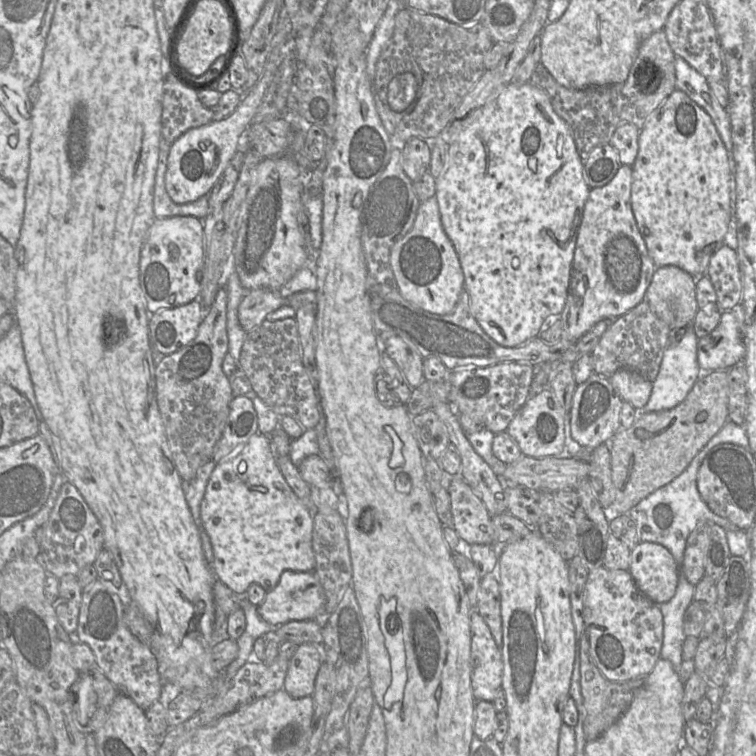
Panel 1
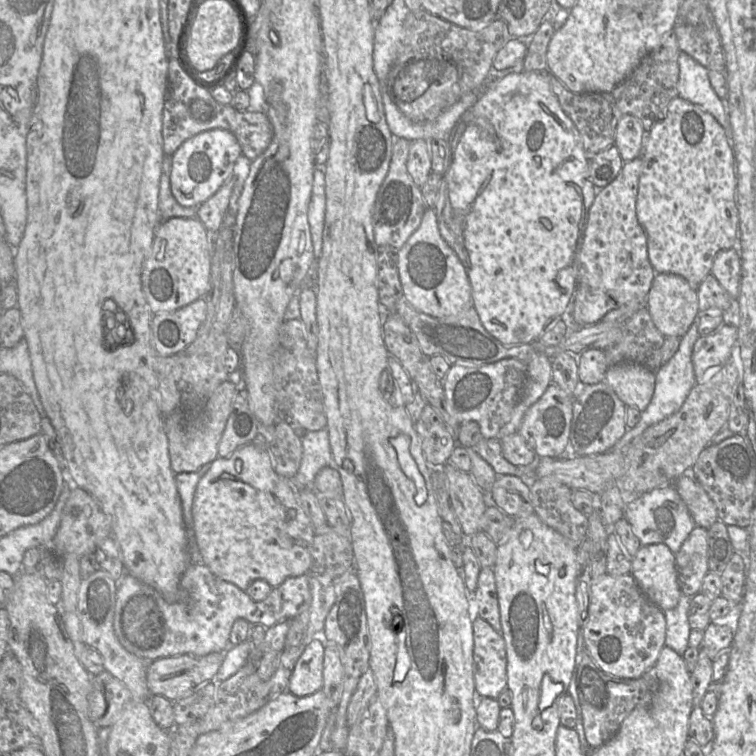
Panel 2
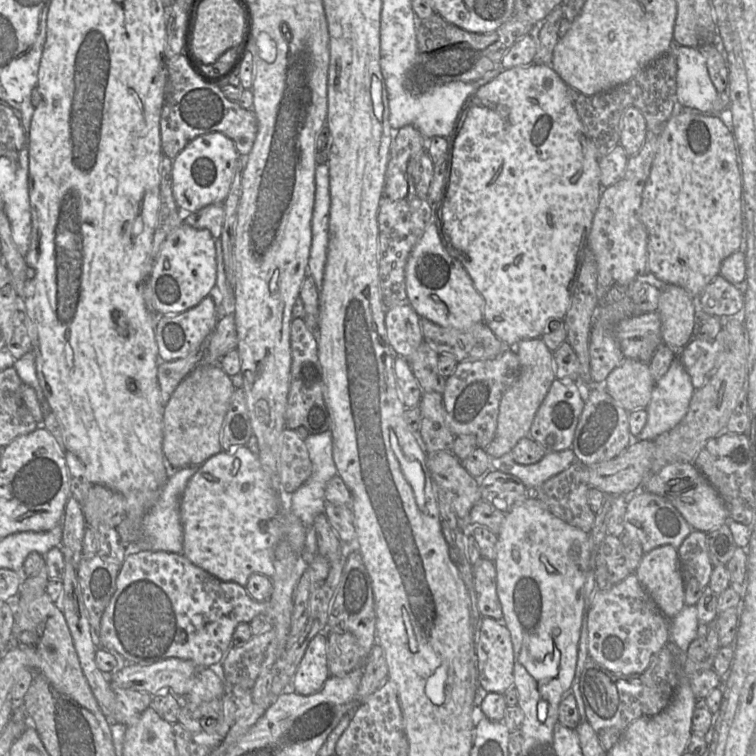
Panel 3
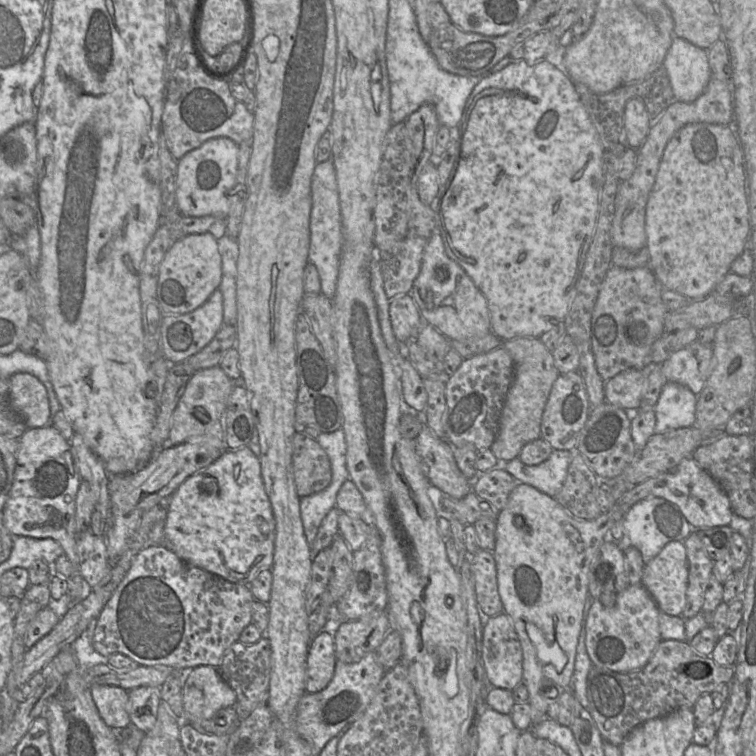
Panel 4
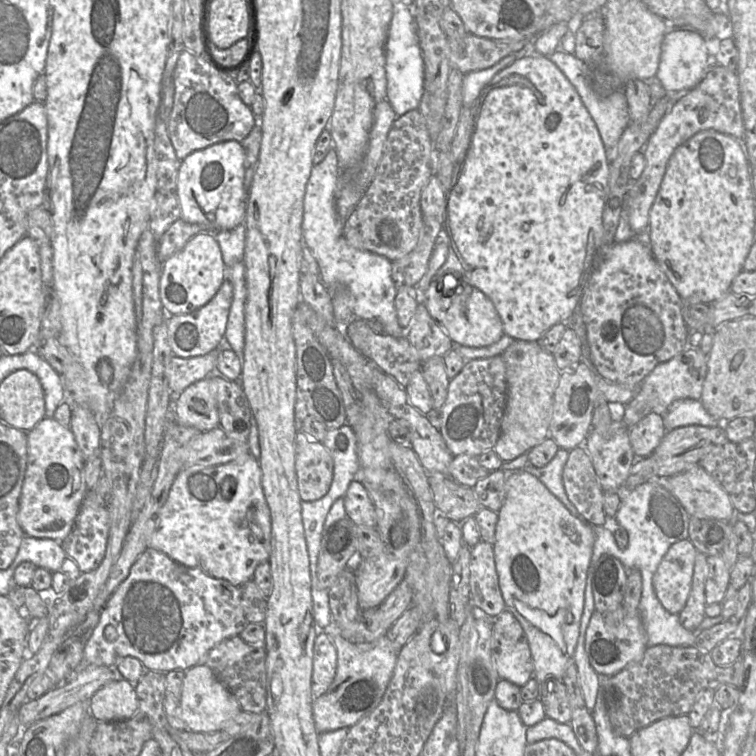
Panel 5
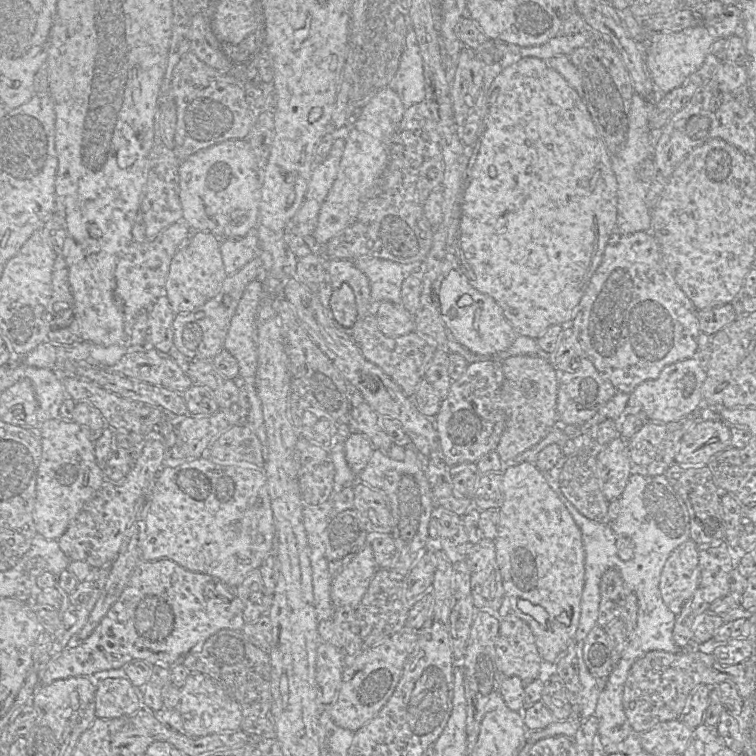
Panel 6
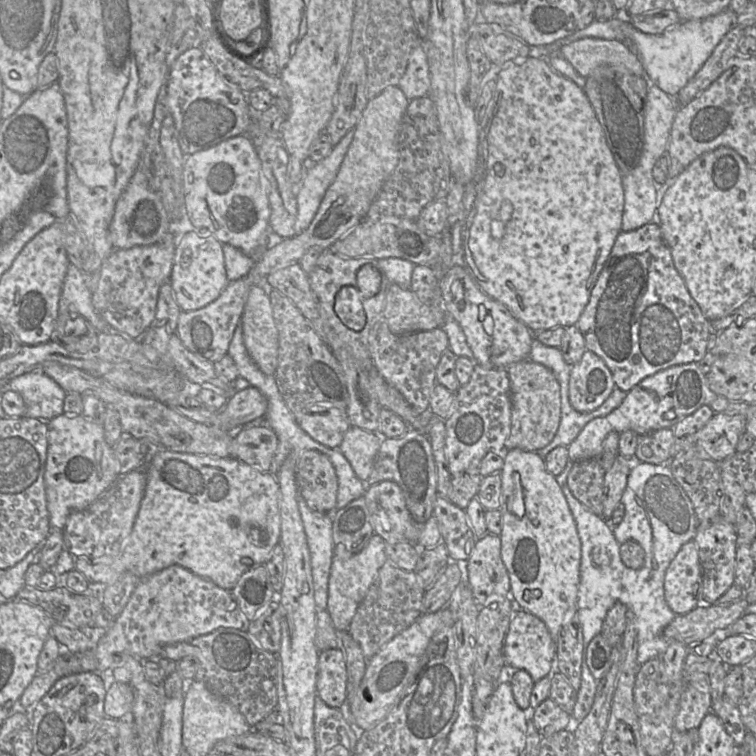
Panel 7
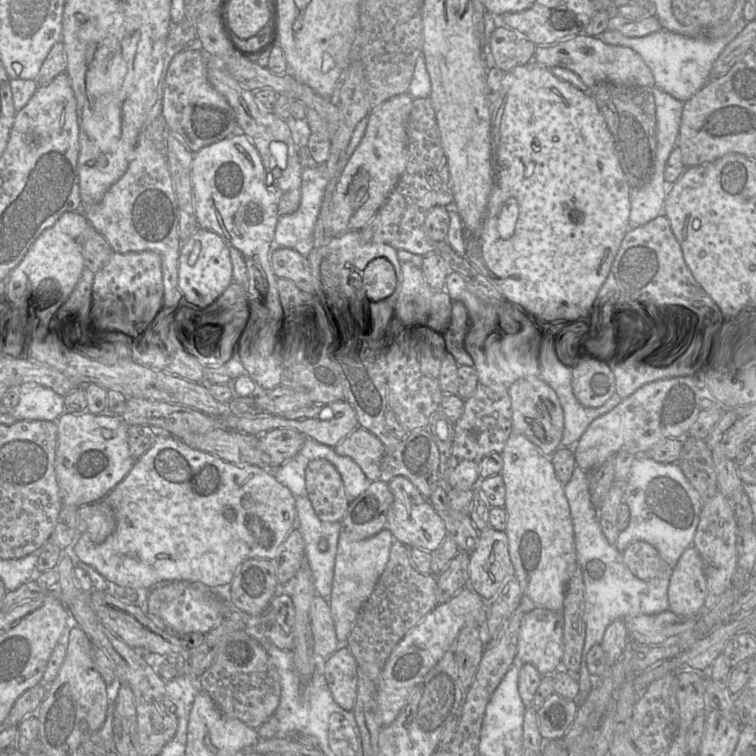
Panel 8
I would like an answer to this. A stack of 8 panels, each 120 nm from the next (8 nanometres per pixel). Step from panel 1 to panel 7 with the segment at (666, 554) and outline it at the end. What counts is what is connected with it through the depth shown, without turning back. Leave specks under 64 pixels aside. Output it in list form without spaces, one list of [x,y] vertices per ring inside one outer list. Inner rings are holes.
[[[695,542],[682,545],[669,564],[664,579],[664,595],[674,614],[684,615],[702,604],[702,575]]]

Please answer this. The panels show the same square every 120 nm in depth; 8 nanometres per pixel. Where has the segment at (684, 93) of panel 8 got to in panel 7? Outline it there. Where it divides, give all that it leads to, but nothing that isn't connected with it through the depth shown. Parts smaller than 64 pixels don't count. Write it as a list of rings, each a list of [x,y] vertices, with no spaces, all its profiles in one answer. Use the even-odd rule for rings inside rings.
[[[730,8],[705,19],[681,21],[658,34],[643,33],[634,28],[629,21],[614,17],[605,22],[594,20],[586,28],[578,29],[552,44],[531,47],[529,56],[540,58],[557,55],[562,46],[586,37],[617,40],[635,50],[650,84],[658,86],[670,97],[676,97],[679,91],[701,69],[722,38],[736,25],[737,13]]]

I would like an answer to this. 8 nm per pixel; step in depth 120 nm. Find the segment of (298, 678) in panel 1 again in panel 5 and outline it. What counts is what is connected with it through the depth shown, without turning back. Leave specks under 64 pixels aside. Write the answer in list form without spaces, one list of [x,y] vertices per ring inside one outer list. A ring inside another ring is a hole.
[[[326,632],[317,635],[314,644],[311,692],[313,699],[324,694],[337,671],[337,650]]]

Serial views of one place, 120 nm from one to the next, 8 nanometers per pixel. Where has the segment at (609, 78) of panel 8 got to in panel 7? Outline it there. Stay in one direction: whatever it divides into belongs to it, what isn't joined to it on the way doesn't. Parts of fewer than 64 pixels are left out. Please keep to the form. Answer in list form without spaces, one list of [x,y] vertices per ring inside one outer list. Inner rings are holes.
[[[581,38],[562,46],[559,55],[585,78],[600,65],[613,65],[634,75],[645,76],[645,69],[635,50],[617,40]]]

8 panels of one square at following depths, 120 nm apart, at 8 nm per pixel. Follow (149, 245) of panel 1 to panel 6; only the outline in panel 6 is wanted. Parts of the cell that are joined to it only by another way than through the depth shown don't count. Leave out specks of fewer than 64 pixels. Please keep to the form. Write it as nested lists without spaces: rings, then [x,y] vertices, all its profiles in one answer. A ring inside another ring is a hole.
[[[193,231],[171,261],[165,295],[175,315],[190,313],[214,298],[220,292],[226,277],[219,239],[209,232]]]

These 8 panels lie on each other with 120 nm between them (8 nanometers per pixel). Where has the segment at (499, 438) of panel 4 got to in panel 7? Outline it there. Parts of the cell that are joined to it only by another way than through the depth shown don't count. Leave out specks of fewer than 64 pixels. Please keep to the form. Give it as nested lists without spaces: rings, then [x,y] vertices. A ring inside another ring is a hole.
[[[525,359],[507,367],[511,396],[511,427],[505,450],[519,448],[536,452],[554,438],[561,418],[560,386],[547,367]]]

